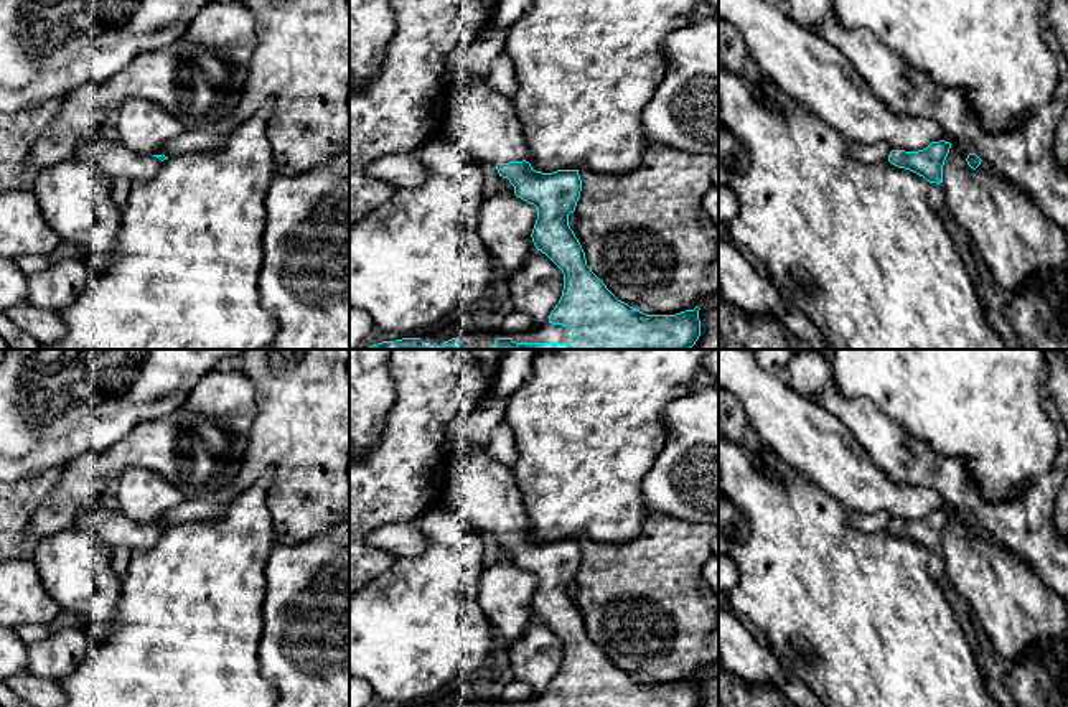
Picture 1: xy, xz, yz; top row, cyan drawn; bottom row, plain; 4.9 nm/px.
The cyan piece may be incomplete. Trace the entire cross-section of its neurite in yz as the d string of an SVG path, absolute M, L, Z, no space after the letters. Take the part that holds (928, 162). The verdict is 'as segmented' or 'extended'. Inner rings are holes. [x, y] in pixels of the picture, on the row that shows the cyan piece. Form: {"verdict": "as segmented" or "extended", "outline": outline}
{"verdict": "as segmented", "outline": "M939 140L931 142L918 152L892 150L888 162L898 168L910 170L930 183L943 183L943 165L949 153L951 143Z"}

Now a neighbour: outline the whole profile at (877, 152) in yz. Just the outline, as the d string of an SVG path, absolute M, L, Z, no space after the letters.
M849 142L849 153L854 160L862 163L878 163L888 160L892 148L885 142L877 143L854 143Z

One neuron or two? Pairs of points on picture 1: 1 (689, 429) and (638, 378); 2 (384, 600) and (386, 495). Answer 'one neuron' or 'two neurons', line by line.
1: two neurons
2: two neurons

